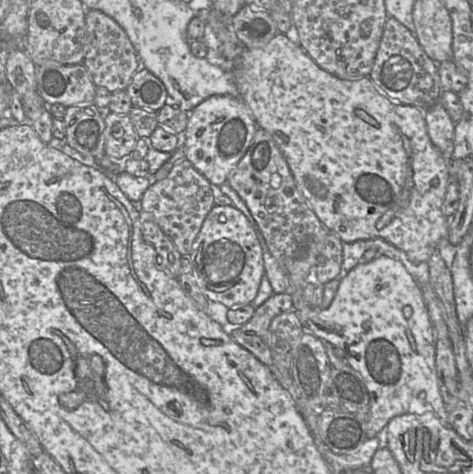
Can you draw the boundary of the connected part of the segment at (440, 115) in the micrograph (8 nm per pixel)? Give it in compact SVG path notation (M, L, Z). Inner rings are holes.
M439 102L424 112L427 132L432 143L443 155L450 155L454 141L455 123Z

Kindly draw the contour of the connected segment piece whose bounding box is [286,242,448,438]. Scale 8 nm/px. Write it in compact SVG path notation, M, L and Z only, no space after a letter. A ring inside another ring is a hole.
M308 242L299 255L287 268L288 290L293 301L293 310L299 317L304 331L311 332L322 341L327 341L345 352L350 367L358 371L365 382L370 396L370 412L366 422L367 438L383 436L389 421L399 415L409 413L411 400L418 395L424 399L426 411L437 414L448 424L448 411L440 393L436 374L436 336L429 317L428 309L419 284L407 271L400 260L379 255L366 263L358 263L349 272L342 273L336 295L326 309L312 308L304 299L303 290L310 282L316 266L319 252L316 243ZM410 306L413 313L410 318L403 314L403 308Z

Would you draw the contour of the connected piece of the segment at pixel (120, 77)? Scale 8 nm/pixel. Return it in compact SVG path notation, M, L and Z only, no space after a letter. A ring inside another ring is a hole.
M92 9L86 10L87 52L83 65L90 74L96 87L104 87L110 93L125 90L133 75L142 66L140 59L125 31L105 13Z

